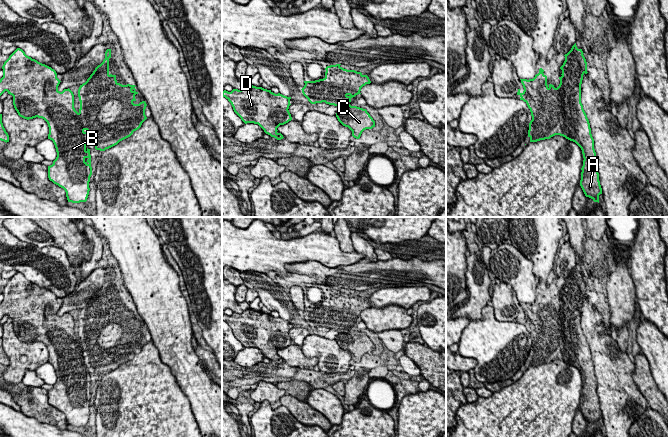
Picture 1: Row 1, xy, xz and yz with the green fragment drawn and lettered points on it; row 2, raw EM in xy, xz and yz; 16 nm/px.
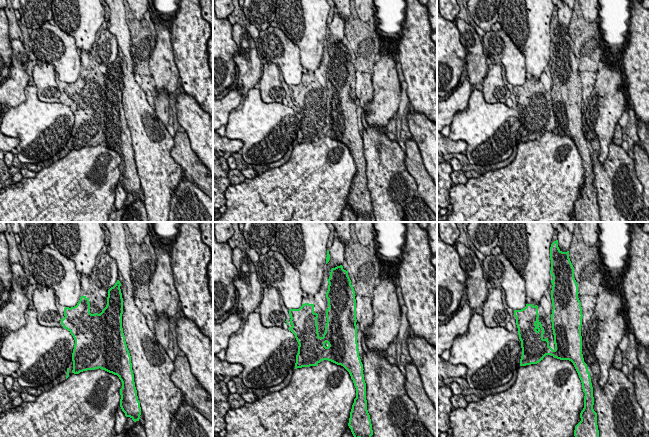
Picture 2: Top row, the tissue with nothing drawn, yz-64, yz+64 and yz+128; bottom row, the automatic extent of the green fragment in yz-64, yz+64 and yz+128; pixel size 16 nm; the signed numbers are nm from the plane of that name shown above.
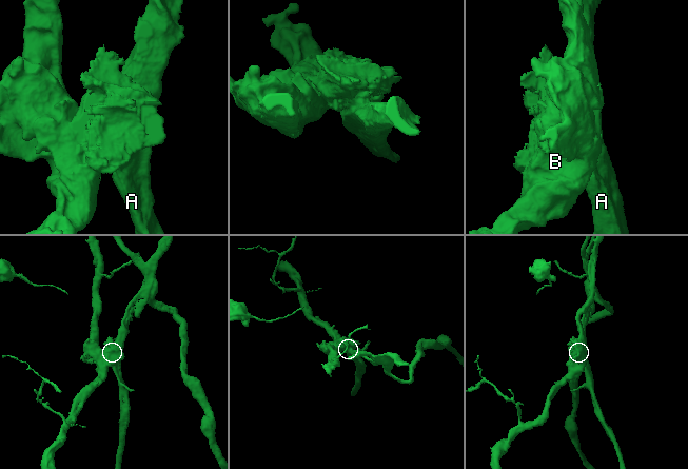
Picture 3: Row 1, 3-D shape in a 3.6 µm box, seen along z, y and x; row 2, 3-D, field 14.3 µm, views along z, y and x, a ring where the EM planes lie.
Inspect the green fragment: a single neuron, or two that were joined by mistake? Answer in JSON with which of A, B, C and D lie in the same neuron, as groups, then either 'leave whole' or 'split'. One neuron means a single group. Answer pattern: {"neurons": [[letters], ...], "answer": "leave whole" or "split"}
{"neurons": [["A", "C"], ["B", "D"]], "answer": "split"}

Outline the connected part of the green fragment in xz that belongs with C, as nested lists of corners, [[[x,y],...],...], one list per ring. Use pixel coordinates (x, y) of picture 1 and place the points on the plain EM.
[[[334,317],[333,325],[324,324],[326,328],[334,329],[339,332],[336,337],[338,345],[352,355],[352,360],[359,363],[362,356],[366,353],[375,351],[375,345],[366,333],[351,330],[351,323],[361,317]]]

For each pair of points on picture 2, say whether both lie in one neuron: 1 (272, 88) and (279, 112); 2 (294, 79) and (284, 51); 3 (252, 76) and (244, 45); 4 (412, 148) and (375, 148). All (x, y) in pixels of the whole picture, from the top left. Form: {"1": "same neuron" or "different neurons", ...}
{"1": "different neurons", "2": "same neuron", "3": "same neuron", "4": "different neurons"}

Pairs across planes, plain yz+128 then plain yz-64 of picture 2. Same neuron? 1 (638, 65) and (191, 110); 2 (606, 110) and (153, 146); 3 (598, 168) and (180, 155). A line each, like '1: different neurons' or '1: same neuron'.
1: different neurons
2: different neurons
3: different neurons

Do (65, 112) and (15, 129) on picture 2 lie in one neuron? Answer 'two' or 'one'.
one

